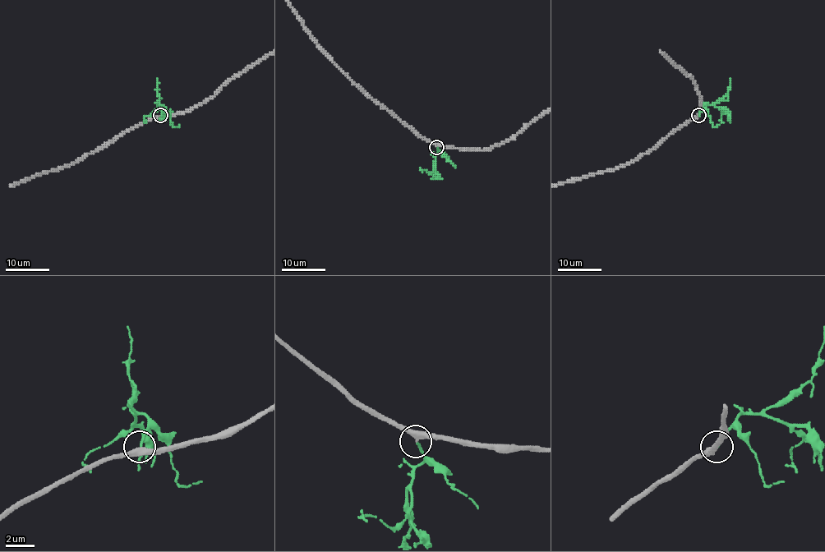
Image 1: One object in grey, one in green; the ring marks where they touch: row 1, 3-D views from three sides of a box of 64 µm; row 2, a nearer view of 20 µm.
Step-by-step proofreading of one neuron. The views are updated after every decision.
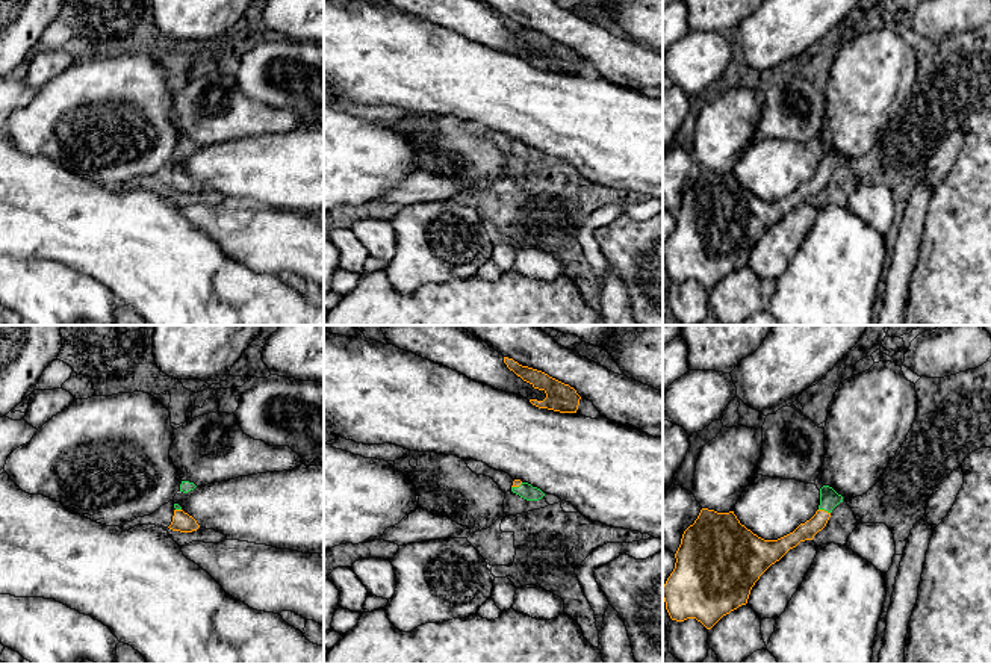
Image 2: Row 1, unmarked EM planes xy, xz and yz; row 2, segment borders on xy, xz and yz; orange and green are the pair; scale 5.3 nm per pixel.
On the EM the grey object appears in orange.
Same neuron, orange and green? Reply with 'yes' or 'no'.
yes

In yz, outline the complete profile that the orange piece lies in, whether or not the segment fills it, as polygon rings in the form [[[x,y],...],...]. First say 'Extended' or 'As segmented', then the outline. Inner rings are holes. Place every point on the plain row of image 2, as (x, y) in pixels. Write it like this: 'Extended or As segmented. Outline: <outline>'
Extended. Outline: [[[823,147],[815,175],[778,201],[758,198],[740,185],[734,172],[717,174],[702,169],[694,185],[684,192],[675,215],[675,230],[663,247],[663,260],[670,280],[676,283],[696,280],[711,290],[723,277],[747,265],[752,248],[772,225],[800,203],[812,201],[826,188],[832,171],[840,163],[843,157],[832,148]]]

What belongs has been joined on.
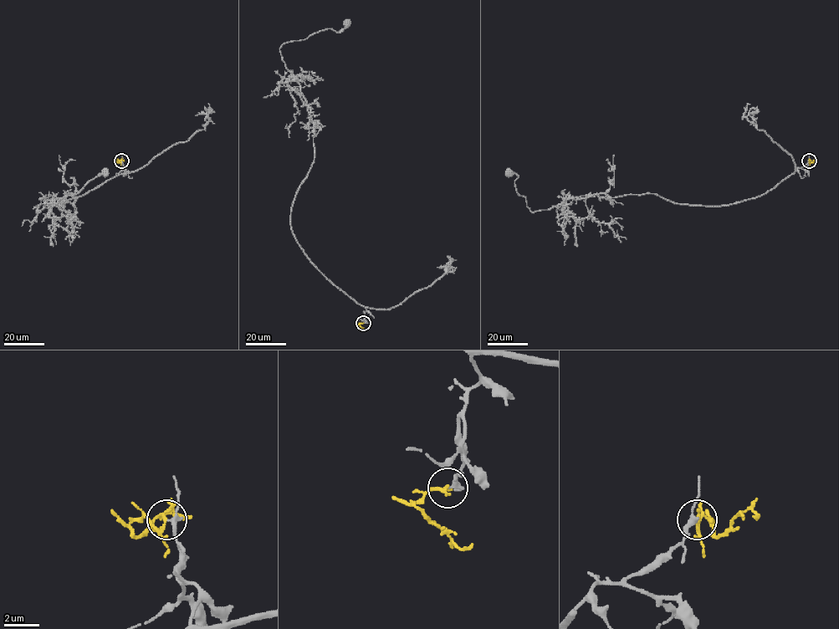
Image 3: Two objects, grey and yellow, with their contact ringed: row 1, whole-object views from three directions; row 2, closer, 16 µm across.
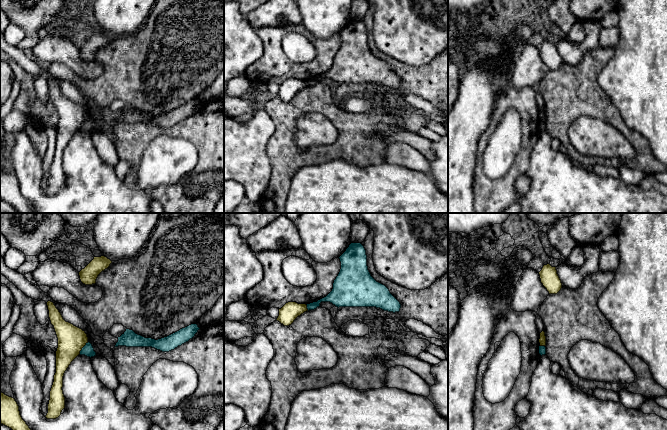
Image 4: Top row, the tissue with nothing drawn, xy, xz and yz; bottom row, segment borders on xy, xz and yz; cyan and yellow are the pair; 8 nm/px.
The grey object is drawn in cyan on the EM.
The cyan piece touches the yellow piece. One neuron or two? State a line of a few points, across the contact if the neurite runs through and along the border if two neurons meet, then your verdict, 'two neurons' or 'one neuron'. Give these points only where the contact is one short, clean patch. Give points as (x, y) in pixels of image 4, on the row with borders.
xy (88, 342), (79, 353) | two neurons

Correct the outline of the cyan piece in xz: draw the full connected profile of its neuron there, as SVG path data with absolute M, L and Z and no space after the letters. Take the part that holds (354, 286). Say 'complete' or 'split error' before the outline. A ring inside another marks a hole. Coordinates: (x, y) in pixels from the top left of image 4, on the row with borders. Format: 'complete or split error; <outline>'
complete; M351 243L339 259L341 269L332 291L317 302L307 304L308 311L319 307L321 302L330 302L338 308L376 307L393 313L400 311L400 302L371 276L361 243Z

